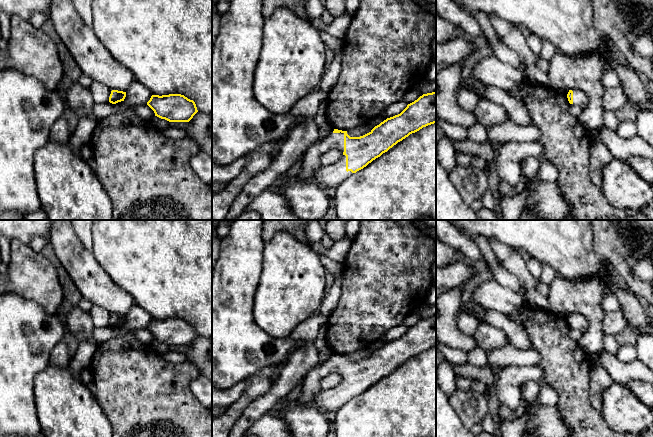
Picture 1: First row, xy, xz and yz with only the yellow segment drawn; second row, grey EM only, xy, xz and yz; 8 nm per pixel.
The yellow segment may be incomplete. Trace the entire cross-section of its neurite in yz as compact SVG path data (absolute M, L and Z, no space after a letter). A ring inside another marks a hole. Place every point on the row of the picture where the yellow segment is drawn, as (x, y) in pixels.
M569 90L567 98L570 104L579 106L582 110L586 109L589 105L588 95L581 90Z

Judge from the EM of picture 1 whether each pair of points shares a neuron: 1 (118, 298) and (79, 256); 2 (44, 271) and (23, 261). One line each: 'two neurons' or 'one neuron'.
1: one neuron
2: one neuron

